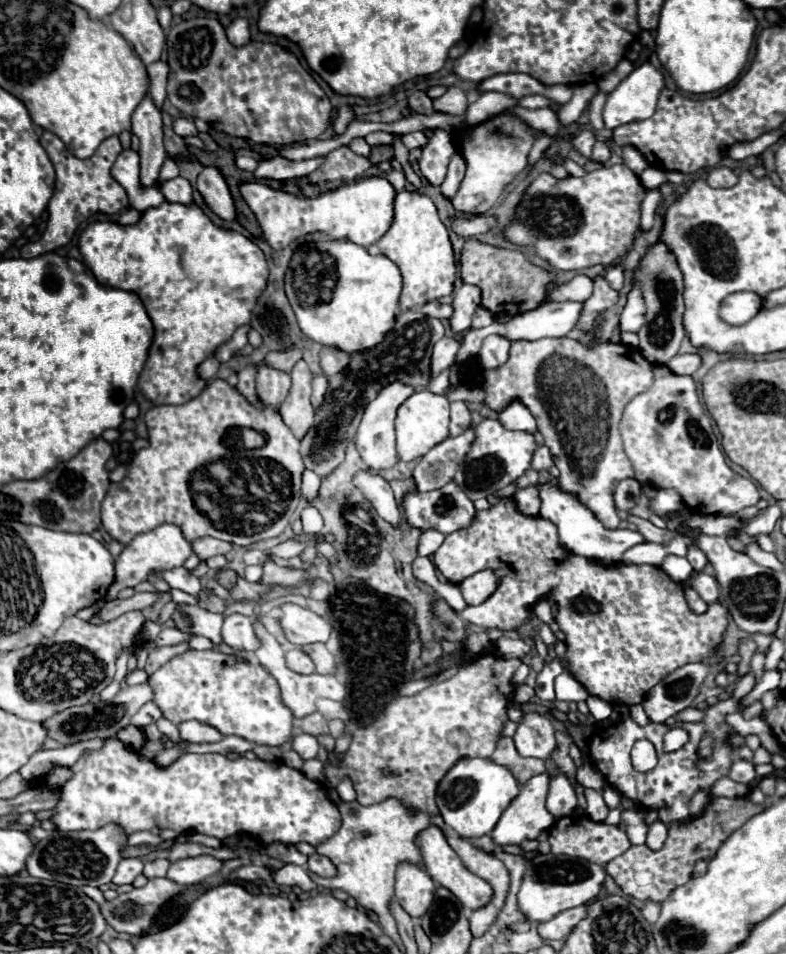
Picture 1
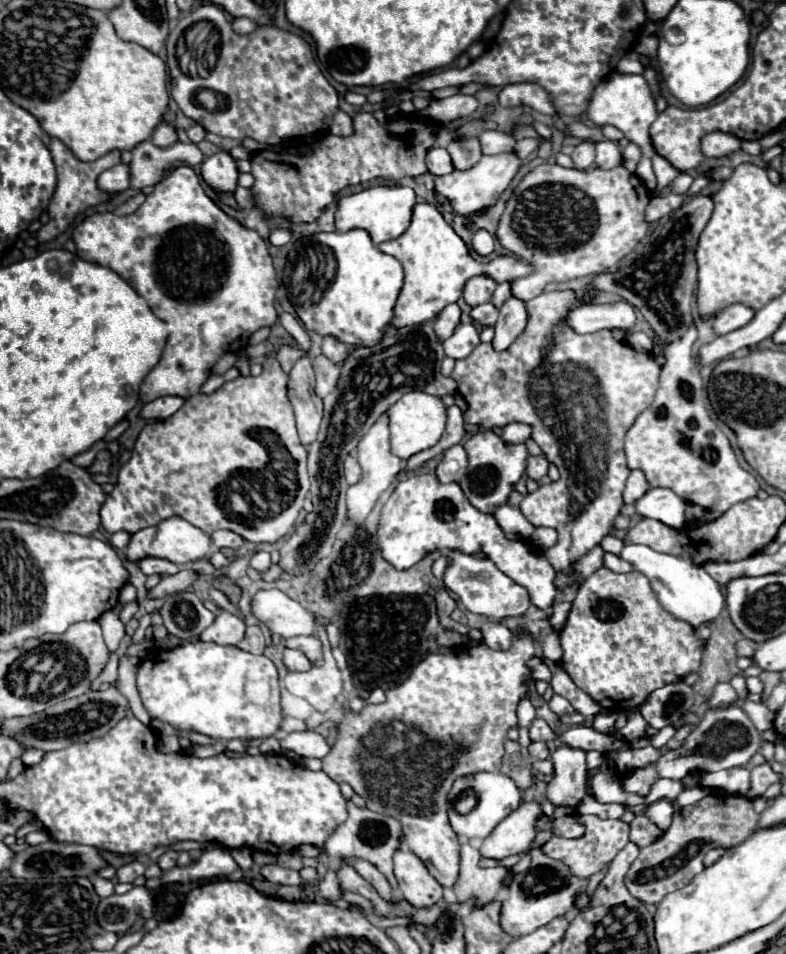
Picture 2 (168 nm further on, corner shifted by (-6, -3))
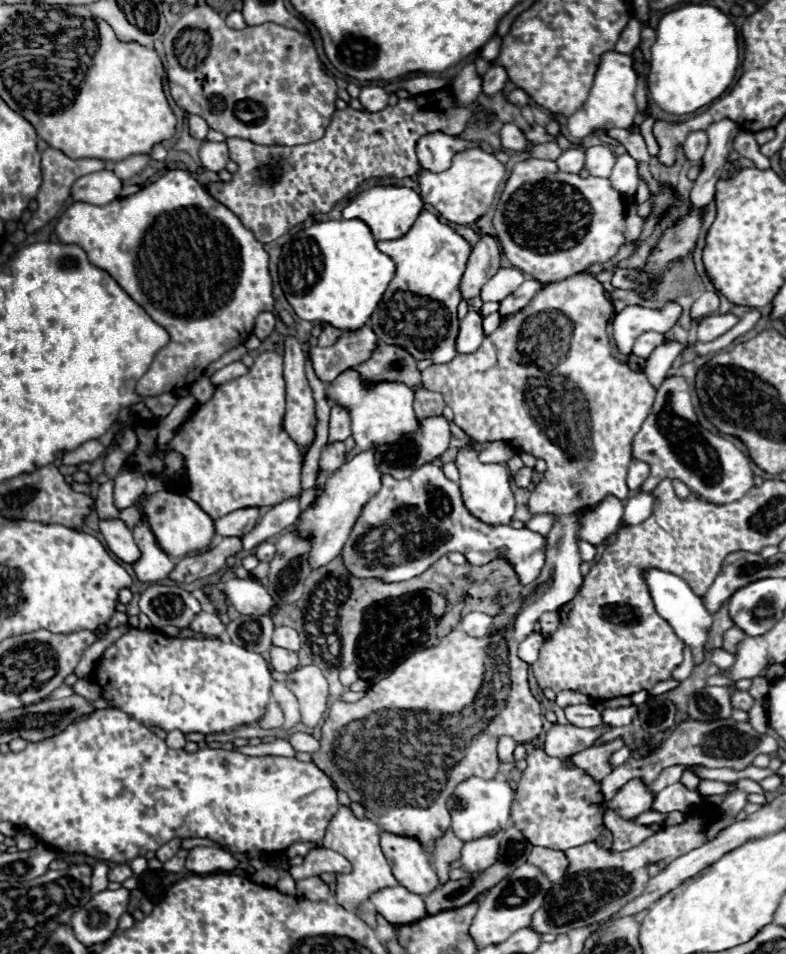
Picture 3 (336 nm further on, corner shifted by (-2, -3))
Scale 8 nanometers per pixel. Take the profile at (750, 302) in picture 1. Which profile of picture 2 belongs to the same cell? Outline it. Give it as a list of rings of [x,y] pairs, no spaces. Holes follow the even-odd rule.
[[[732,304],[714,316],[714,322],[712,322],[714,334],[722,336],[732,330],[738,330],[738,328],[746,326],[752,320],[752,316],[754,316],[752,308],[748,308],[744,304]]]

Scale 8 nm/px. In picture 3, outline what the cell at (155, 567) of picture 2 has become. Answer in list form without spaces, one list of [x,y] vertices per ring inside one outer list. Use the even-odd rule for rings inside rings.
[[[100,520],[100,532],[104,534],[110,550],[126,564],[136,564],[142,558],[140,548],[134,542],[132,530],[122,520]]]

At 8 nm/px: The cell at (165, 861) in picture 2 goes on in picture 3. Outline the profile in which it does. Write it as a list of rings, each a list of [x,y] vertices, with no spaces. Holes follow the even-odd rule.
[[[170,840],[168,844],[164,844],[162,848],[156,850],[156,858],[158,858],[160,862],[166,862],[166,860],[170,860],[178,850],[180,850],[180,840]]]

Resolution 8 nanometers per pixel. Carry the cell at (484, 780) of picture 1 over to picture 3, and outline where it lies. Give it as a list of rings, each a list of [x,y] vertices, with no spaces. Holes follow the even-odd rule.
[[[468,778],[456,786],[452,796],[448,798],[448,810],[452,816],[452,832],[468,842],[488,834],[498,834],[510,824],[510,806],[514,802],[514,790],[506,780],[484,780],[484,778]]]

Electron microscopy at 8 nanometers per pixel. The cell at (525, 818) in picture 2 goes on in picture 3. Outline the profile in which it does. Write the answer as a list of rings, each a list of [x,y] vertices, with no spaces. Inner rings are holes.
[[[498,834],[470,840],[462,848],[460,862],[462,862],[464,870],[468,870],[468,872],[482,872],[496,862],[498,850],[500,850],[500,836]]]

